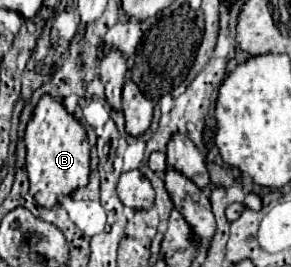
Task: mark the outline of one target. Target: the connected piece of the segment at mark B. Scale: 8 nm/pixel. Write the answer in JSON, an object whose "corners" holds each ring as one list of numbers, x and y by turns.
{"corners":[[44,95,28,121,26,133,26,171,30,177,30,195,42,207,54,207,62,195,72,193,88,183,90,173,90,143,80,121,52,95]]}

